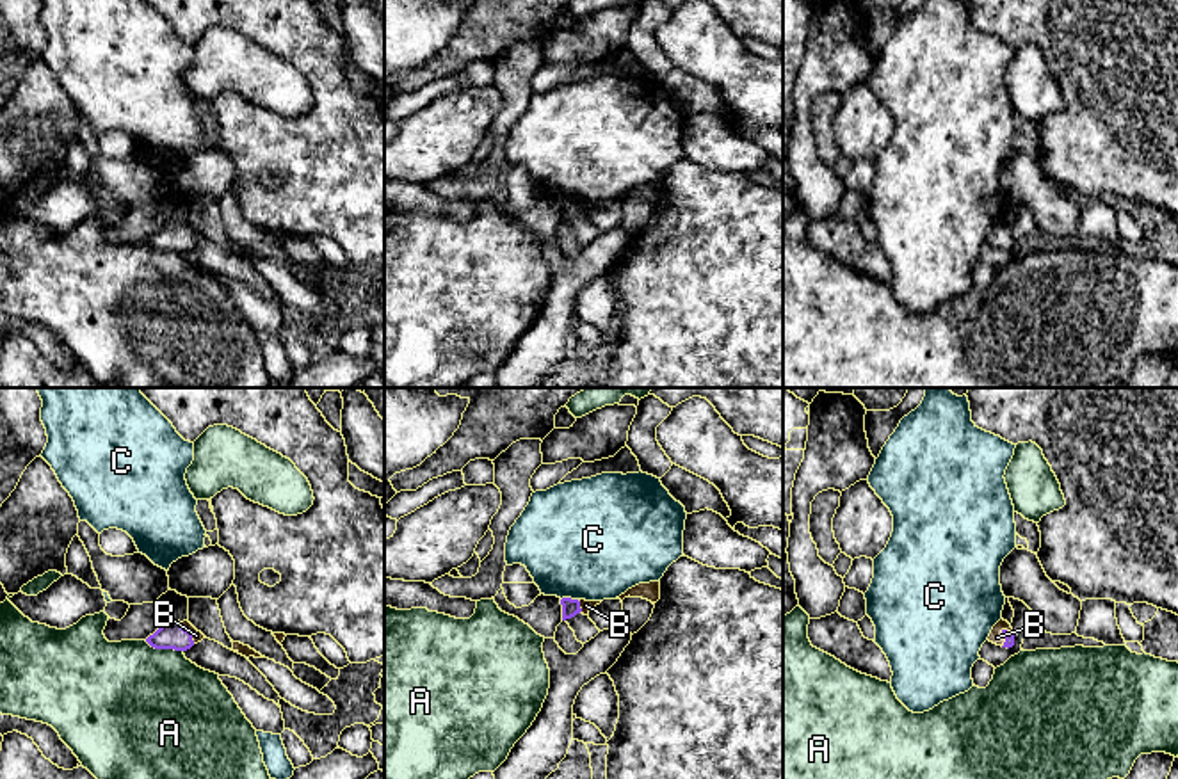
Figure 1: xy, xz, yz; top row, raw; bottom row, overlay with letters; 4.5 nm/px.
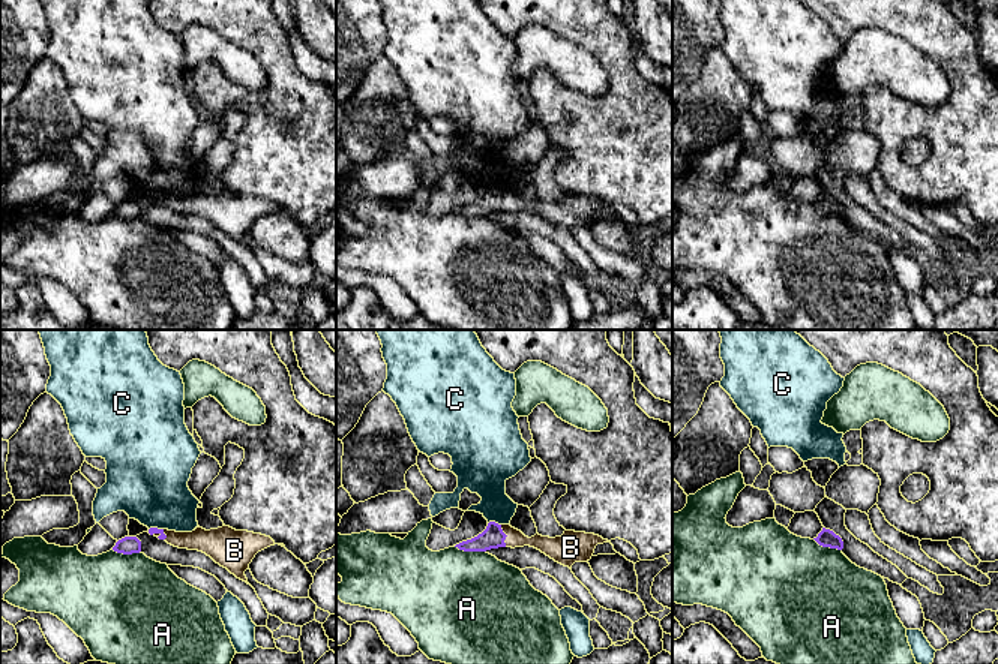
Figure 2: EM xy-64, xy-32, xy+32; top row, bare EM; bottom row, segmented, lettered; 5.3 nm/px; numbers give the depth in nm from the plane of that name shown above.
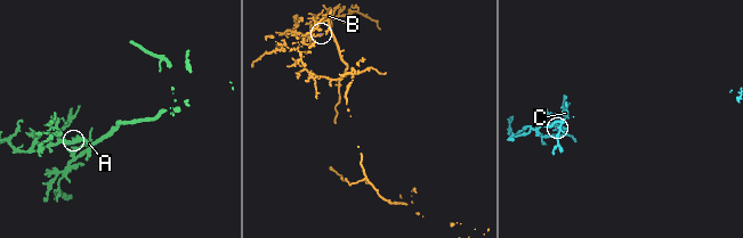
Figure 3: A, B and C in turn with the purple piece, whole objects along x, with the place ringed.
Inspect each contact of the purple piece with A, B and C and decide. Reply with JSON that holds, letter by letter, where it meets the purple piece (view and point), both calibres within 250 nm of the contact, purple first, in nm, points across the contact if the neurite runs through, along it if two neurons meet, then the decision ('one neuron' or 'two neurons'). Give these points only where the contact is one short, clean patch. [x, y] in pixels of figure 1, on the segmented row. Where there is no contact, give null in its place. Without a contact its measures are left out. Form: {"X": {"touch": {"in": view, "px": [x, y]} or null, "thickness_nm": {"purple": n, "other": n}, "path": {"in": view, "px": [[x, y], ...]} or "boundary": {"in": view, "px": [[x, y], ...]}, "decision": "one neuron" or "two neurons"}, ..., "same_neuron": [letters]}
{"A": {"touch": {"in": "xy", "px": [164, 648]}, "thickness_nm": {"purple": 130, "other": 480}, "decision": "two neurons"}, "B": {"touch": {"in": "xy", "px": [191, 634]}, "thickness_nm": {"purple": 130, "other": 50}, "path": {"in": "xy", "px": [[171, 635], [191, 634], [196, 635]]}, "decision": "one neuron"}, "C": {"touch": {"in": "xz", "px": [568, 598]}, "thickness_nm": {"purple": 80, "other": 500}, "boundary": {"in": "xz", "px": [[577, 598], [561, 600]]}, "decision": "two neurons"}, "same_neuron": ["B"]}

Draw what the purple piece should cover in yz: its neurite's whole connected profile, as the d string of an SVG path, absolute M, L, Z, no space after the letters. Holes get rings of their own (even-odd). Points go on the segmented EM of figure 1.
M1000 619L989 637L988 637L989 642L996 644L996 646L1002 646L1002 647L1013 647L1014 646L1014 635L1013 635L1013 628L1007 621Z

